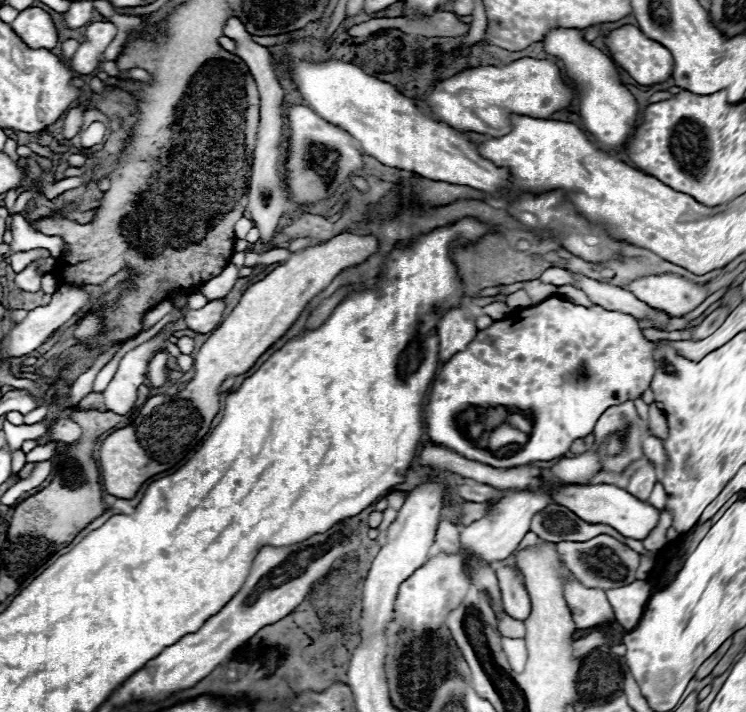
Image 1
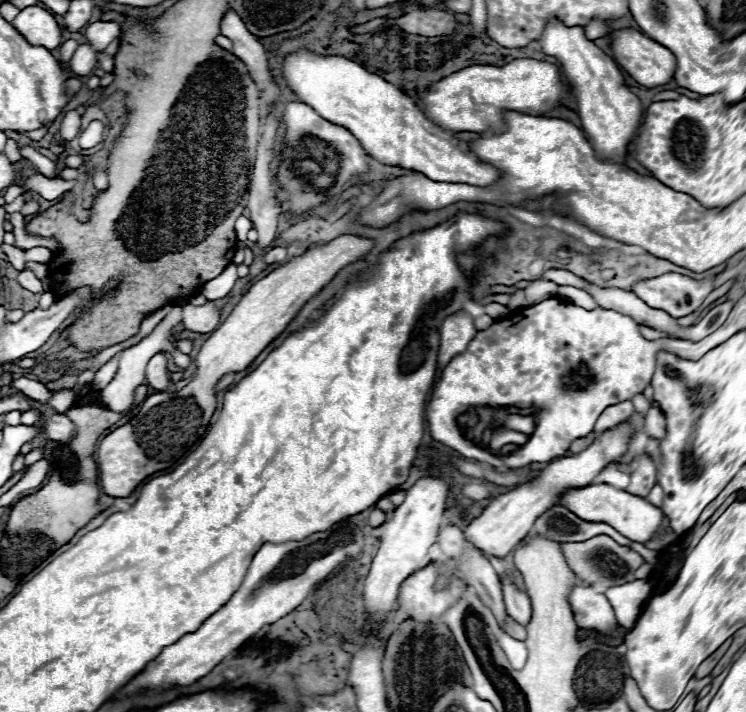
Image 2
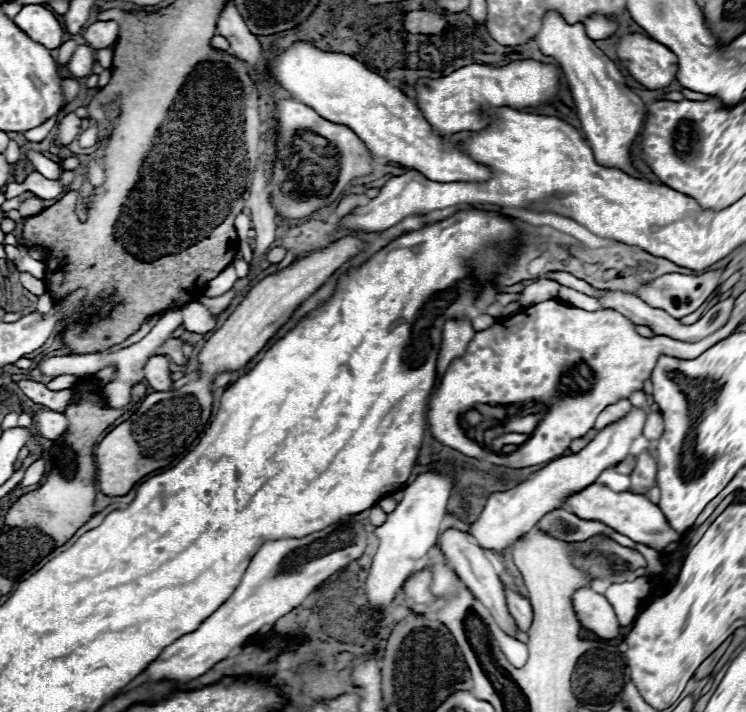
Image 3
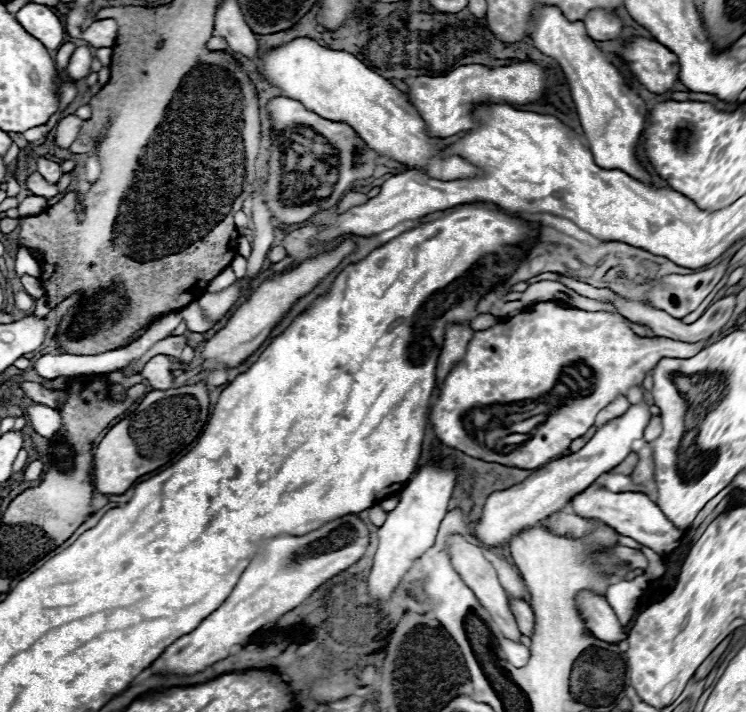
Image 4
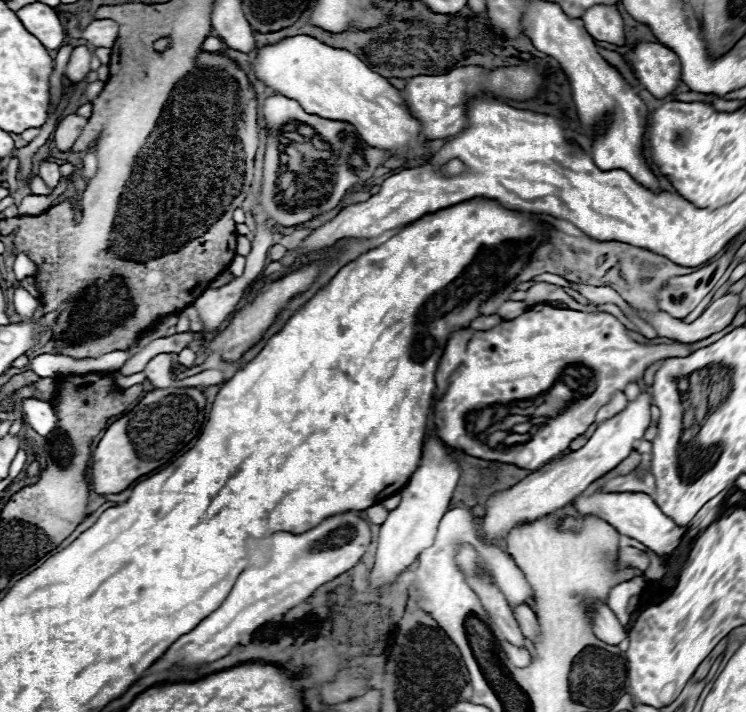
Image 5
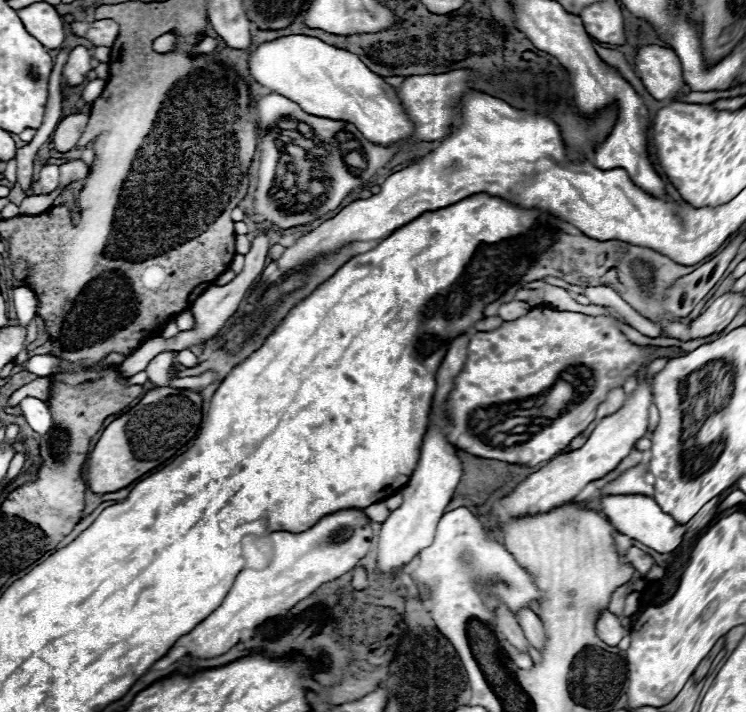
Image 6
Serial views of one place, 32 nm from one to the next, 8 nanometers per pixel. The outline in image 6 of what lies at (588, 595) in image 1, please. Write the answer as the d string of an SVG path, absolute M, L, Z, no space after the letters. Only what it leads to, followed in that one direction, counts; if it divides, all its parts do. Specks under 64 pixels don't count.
M604 610L600 614L600 620L596 624L596 634L608 644L608 646L618 646L618 642L624 638L624 628L620 624L620 618L612 614L610 610Z

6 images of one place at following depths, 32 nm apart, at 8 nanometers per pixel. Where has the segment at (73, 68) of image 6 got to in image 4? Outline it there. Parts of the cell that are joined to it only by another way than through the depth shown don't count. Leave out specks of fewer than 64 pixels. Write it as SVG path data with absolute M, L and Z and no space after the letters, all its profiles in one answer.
M78 46L70 58L70 64L66 68L66 74L70 80L82 80L90 74L90 62L92 62L92 50L88 46Z

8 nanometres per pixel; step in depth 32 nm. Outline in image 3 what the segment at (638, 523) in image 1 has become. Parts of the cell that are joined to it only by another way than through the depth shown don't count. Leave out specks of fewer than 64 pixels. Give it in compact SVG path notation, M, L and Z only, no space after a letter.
M592 484L588 488L584 488L582 492L572 494L566 500L566 508L572 510L576 516L584 518L584 520L598 520L604 522L606 526L614 528L616 532L632 538L638 544L646 544L658 552L672 552L678 546L680 540L680 532L672 530L670 522L666 520L666 516L660 512L660 508L648 500L648 496L644 494L632 494L632 492L614 492L606 486L600 484Z

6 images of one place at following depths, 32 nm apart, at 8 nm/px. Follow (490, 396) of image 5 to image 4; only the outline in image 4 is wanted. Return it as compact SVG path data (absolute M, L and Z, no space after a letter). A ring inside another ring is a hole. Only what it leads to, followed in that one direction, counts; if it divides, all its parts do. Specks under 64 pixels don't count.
M540 302L540 304L528 306L522 314L518 314L510 320L502 320L488 330L474 332L474 338L468 344L468 352L466 352L464 360L460 360L452 368L452 372L448 374L448 378L444 382L442 392L431 398L430 420L434 426L436 438L442 444L446 444L450 448L458 448L468 456L474 456L474 458L480 458L486 462L516 466L516 468L540 468L544 462L552 462L552 458L560 458L570 448L572 440L586 434L586 430L594 424L596 414L606 404L610 404L618 394L626 396L630 386L642 386L646 372L650 368L654 368L660 358L666 358L666 356L690 358L690 356L698 354L702 348L704 348L704 342L688 344L688 342L678 342L678 340L670 340L670 338L640 338L628 328L628 324L622 316L612 314L612 312L584 312L584 310L576 310L576 308L562 308L554 302ZM558 382L562 382L570 388L592 388L592 390L590 390L590 394L580 396L580 398L566 398L560 404L560 408L556 408L550 416L546 416L546 422L534 430L532 438L528 442L524 442L522 446L518 444L512 452L502 454L496 450L488 450L480 442L466 442L466 436L456 436L456 420L462 418L468 410L478 408L478 406L486 406L486 404L508 404L508 402L534 400L540 396L548 396Z

